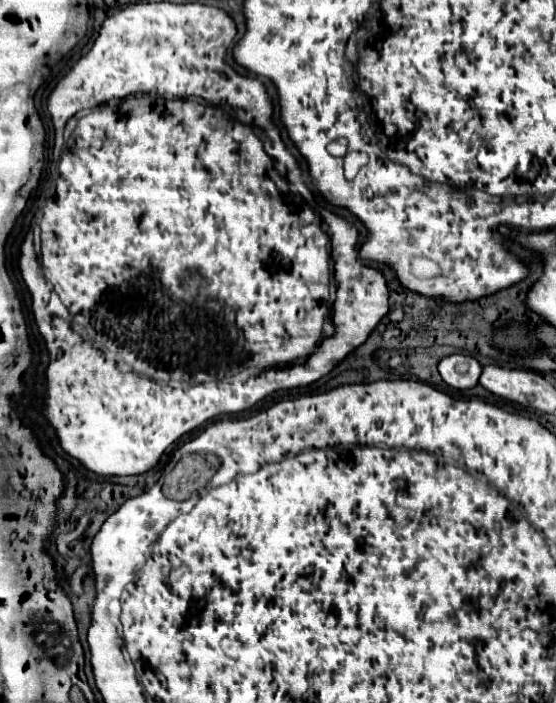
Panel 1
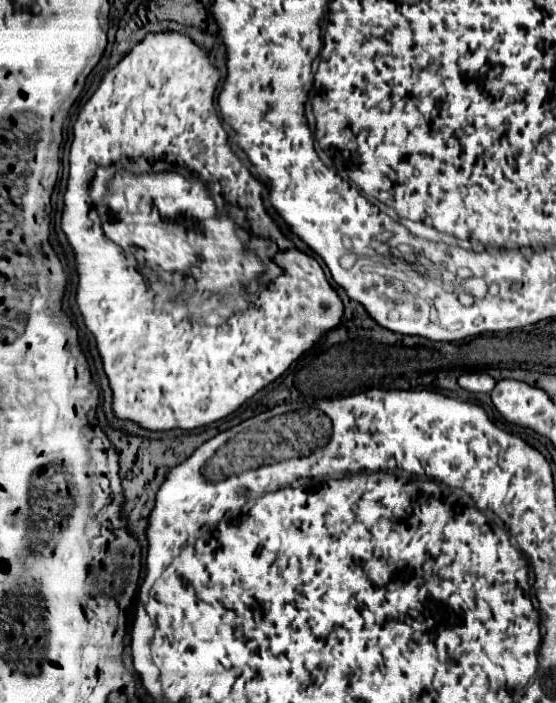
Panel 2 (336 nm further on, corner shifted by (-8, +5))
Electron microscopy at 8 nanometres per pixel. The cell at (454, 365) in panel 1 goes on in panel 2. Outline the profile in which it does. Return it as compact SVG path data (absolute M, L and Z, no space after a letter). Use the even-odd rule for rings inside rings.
M463 374L459 376L459 386L469 392L491 392L495 380L487 374Z

